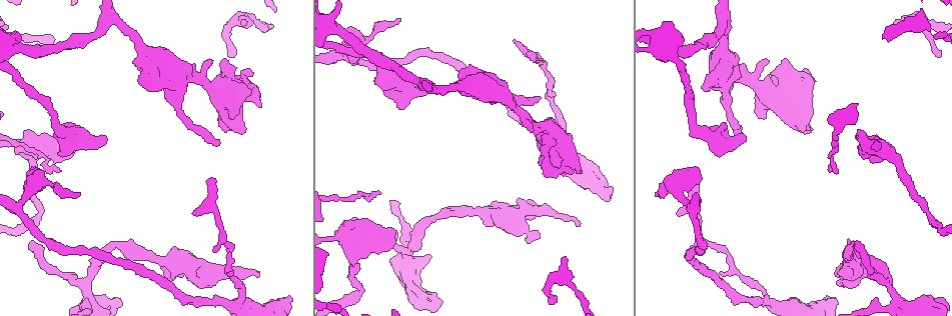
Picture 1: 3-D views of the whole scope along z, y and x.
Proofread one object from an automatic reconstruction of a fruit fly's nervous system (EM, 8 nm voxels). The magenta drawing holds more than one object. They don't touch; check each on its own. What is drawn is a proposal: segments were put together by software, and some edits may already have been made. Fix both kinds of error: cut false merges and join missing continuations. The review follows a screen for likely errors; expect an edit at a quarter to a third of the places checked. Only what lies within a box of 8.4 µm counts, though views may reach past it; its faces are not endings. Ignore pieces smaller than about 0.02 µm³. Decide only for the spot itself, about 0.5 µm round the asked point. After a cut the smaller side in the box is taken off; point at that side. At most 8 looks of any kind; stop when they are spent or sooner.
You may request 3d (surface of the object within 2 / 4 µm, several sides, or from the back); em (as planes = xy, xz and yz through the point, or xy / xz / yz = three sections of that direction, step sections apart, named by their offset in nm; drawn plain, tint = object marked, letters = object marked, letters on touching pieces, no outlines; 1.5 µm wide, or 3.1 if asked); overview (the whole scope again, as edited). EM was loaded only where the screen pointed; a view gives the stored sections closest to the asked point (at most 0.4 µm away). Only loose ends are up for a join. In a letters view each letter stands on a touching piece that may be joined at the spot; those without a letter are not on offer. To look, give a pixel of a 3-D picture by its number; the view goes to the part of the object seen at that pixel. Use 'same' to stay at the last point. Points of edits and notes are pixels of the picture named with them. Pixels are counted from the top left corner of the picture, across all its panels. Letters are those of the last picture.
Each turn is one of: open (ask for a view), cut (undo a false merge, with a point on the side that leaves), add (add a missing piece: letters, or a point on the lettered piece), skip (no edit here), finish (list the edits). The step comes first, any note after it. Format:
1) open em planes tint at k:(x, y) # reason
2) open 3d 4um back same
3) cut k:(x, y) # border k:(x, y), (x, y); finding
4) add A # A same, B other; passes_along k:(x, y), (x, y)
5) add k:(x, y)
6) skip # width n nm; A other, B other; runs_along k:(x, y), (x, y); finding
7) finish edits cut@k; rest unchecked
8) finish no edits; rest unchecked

open 3d 4um at 1:(536, 232) # thick end

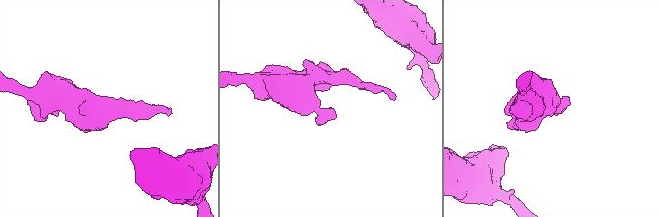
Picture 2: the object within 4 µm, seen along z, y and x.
open em xz step 4 tint at 2:(331, 115)

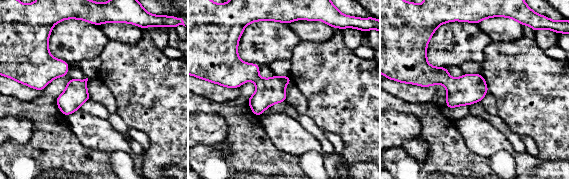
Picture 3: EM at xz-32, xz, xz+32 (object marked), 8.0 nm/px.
open em planes letters same # another direction

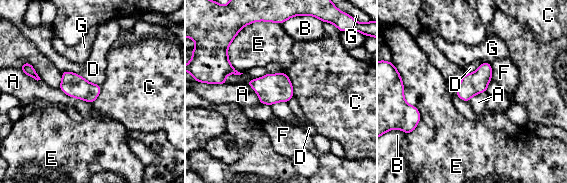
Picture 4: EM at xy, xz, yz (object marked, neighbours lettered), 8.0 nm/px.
skip # A other, B other, C other, D other, E other, F other, G other; no lettered piece goes on from it

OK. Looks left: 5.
open 3d 2um at 1:(29, 132) # thick end

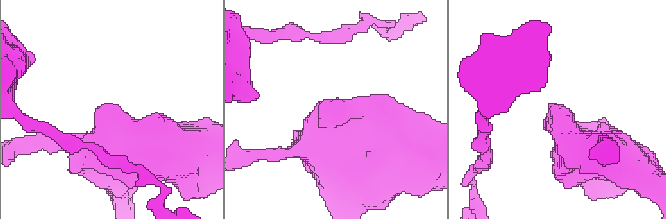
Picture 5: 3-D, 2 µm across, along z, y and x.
open em planes letters at 5:(107, 103)

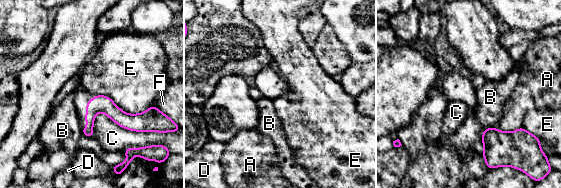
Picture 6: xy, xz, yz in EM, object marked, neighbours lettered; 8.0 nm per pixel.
skip # A other, B other, C other, D other, E other, F other; border 6:(97, 94), (128, 113), (153, 106); no lettered piece goes on from it

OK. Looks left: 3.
open em xz step 8 letters at 1:(402, 108) # branch stops here

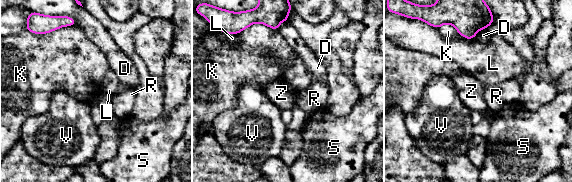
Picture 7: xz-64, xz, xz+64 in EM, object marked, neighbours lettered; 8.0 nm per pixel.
open em planes letters same

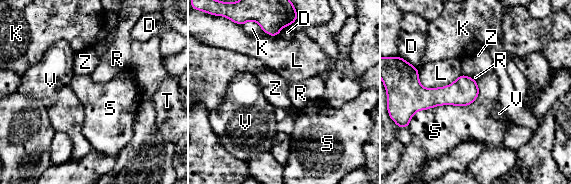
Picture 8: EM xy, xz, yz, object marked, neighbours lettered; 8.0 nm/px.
skip # width 220 nm; D other, K other, L other, R other, S other, T other, V other, Z other; border 8:(476, 81), (471, 103), (411, 116); none of them fits

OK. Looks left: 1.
finish no edits; rest unchecked

